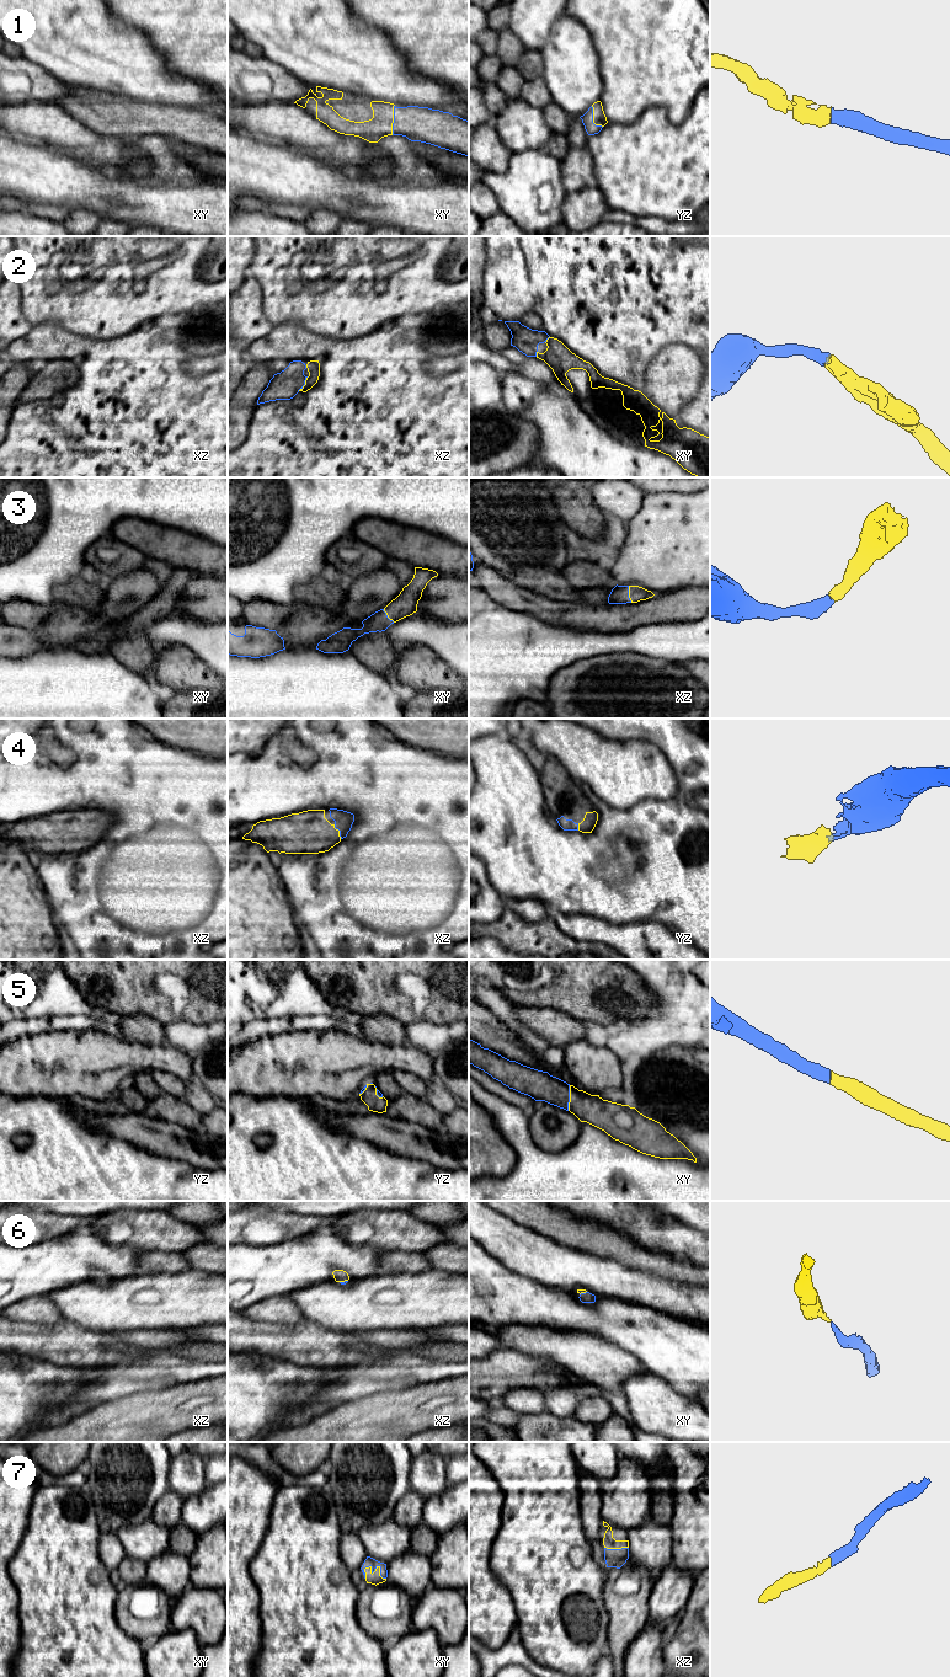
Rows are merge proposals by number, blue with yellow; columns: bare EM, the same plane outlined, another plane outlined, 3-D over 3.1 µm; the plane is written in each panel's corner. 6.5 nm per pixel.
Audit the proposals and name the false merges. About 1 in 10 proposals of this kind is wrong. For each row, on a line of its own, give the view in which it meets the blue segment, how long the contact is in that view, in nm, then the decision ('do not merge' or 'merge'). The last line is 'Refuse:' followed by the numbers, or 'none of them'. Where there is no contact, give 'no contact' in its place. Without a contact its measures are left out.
1: xy | 200 nm | merge
2: xz | 120 nm | merge
3: xz | 110 nm | merge
4: xz | 110 nm | merge
5: xy | 170 nm | merge
6: xz | 60 nm | merge
7: xy | 170 nm | merge
Refuse: none of them

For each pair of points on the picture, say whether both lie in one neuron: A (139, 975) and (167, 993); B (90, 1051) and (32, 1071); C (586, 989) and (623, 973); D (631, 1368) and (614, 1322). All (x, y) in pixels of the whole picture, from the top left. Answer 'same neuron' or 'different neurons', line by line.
A: same neuron
B: same neuron
C: same neuron
D: different neurons

